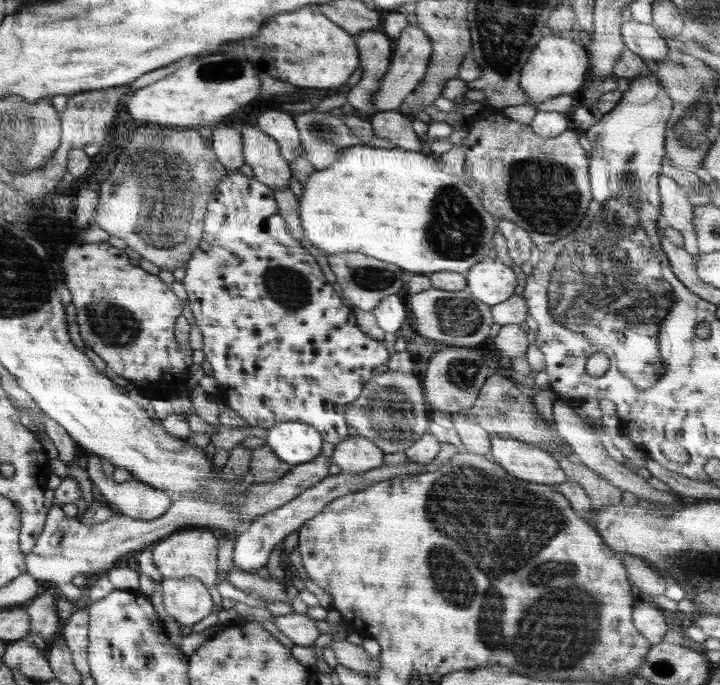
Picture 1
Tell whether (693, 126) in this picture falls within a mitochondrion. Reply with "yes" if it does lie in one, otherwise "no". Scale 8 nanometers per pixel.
yes

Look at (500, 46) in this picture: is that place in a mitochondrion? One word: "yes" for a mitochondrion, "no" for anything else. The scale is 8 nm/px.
yes

